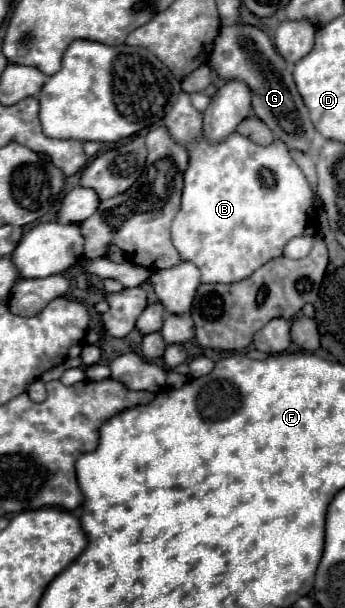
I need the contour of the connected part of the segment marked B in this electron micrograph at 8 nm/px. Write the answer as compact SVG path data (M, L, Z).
M186 92L180 94L176 106L166 114L164 126L180 142L190 156L188 170L184 172L182 206L172 222L172 242L182 260L194 262L202 272L202 282L240 282L264 266L268 260L282 256L288 240L318 230L318 218L314 212L312 188L306 182L302 170L288 154L284 142L276 140L270 146L258 146L250 138L232 132L224 142L212 144L204 138L202 112L198 112Z

